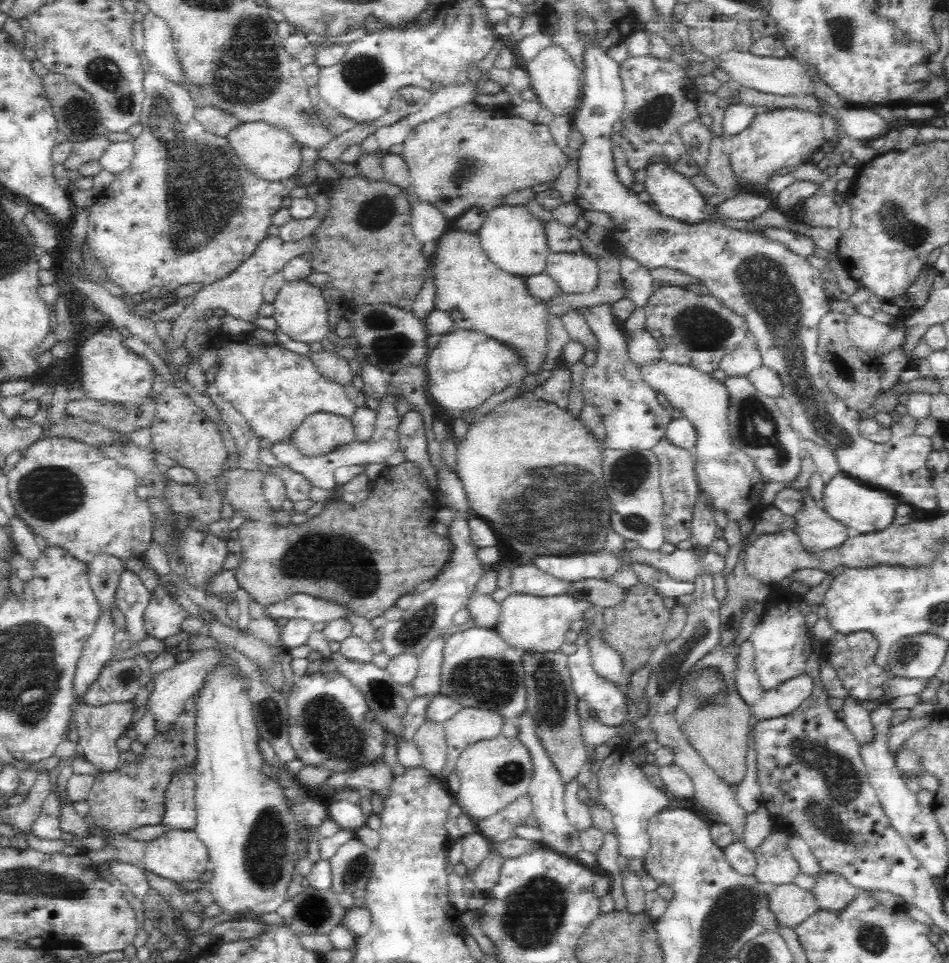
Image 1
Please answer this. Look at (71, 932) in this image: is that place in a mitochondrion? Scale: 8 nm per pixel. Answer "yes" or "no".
no

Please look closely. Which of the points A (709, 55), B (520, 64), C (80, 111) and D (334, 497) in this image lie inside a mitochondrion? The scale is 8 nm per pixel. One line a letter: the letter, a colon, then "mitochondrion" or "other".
A: other
B: other
C: mitochondrion
D: other

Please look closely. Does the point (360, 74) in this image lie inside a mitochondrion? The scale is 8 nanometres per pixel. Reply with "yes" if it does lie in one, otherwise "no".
yes

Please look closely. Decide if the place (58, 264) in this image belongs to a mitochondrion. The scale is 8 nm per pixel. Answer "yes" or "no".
no

